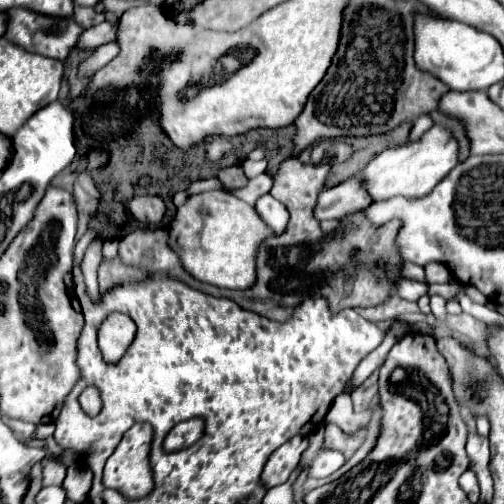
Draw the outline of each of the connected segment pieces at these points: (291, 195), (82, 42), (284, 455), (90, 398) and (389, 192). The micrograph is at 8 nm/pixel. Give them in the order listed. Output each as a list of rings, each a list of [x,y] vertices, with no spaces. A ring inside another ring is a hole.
[[[295,156],[287,158],[277,174],[273,176],[273,188],[269,194],[285,204],[291,214],[289,228],[285,236],[265,238],[257,248],[257,280],[247,290],[227,290],[225,298],[235,300],[241,308],[251,310],[275,322],[285,322],[295,304],[309,296],[325,296],[333,310],[343,308],[369,308],[381,304],[389,294],[393,294],[395,280],[399,278],[397,266],[401,256],[397,256],[395,236],[397,220],[381,226],[369,228],[361,220],[361,212],[349,216],[357,220],[357,232],[345,240],[345,248],[333,248],[321,240],[319,222],[313,218],[313,204],[329,172],[329,162],[303,164]]]
[[[105,20],[105,22],[101,22],[101,24],[91,26],[91,28],[87,28],[85,32],[81,32],[75,50],[79,50],[79,52],[95,50],[97,46],[101,46],[101,44],[105,44],[105,42],[115,40],[115,34],[117,34],[117,28],[113,28],[113,26]]]
[[[293,436],[281,448],[277,448],[269,456],[269,460],[261,472],[261,484],[267,490],[285,484],[289,480],[291,472],[297,468],[301,452],[305,448],[307,448],[307,438],[303,438],[303,436]]]
[[[89,386],[86,390],[88,390],[86,391],[86,401],[88,403],[88,407],[86,407],[86,413],[89,414],[89,416],[96,416],[102,408],[100,393],[97,388],[93,386]]]
[[[433,126],[427,130],[417,142],[407,142],[401,148],[391,148],[375,156],[363,170],[363,190],[369,194],[373,202],[389,200],[393,196],[405,196],[409,200],[417,200],[427,196],[439,180],[447,176],[451,168],[457,164],[457,140],[453,134],[443,126]]]

